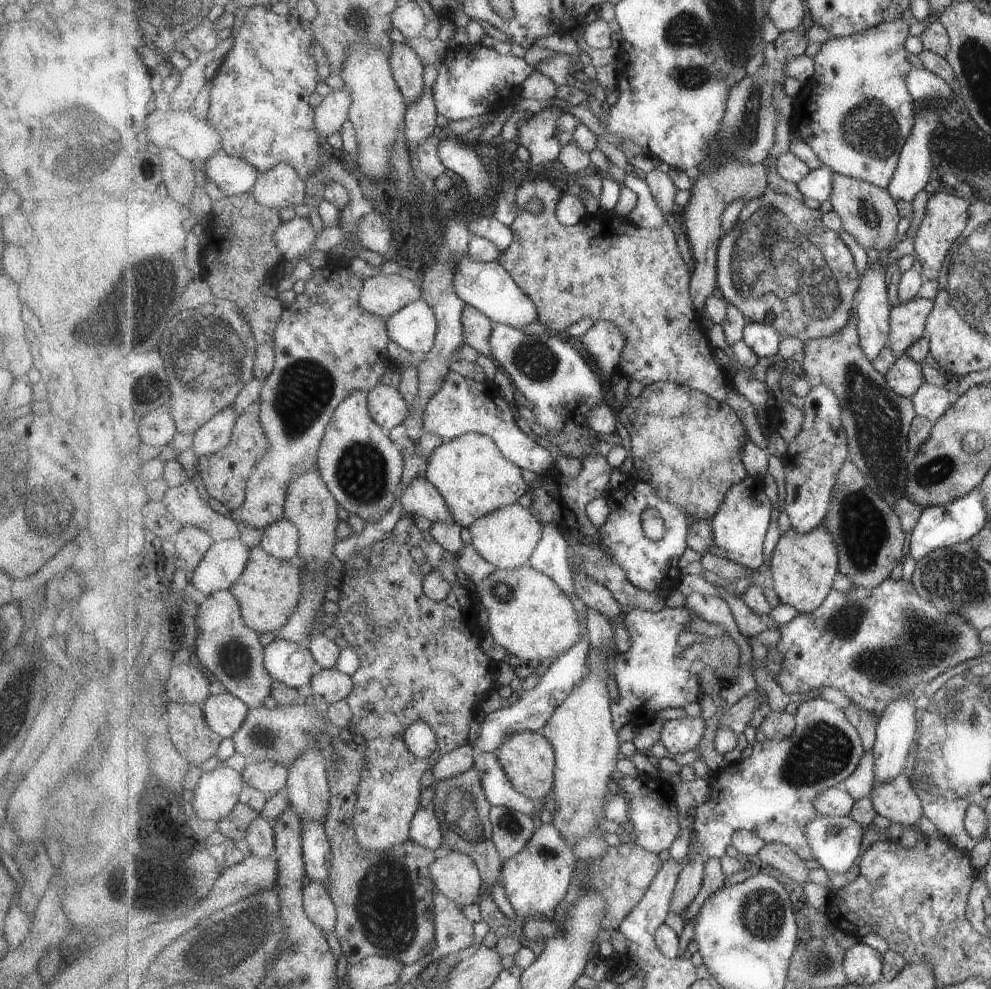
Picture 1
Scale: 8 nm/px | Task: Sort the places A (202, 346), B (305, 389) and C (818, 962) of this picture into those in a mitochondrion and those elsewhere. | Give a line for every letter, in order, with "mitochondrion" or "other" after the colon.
A: mitochondrion
B: mitochondrion
C: mitochondrion

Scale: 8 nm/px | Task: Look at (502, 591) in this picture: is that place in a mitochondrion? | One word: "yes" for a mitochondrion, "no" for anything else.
yes

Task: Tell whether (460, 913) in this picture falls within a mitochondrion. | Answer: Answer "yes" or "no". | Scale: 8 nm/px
no

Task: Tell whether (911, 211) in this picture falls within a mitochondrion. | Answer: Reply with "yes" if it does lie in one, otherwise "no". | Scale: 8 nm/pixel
no

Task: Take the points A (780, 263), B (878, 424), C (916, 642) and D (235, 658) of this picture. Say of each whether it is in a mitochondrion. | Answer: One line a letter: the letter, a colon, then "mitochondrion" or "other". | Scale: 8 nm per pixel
A: mitochondrion
B: mitochondrion
C: mitochondrion
D: mitochondrion

